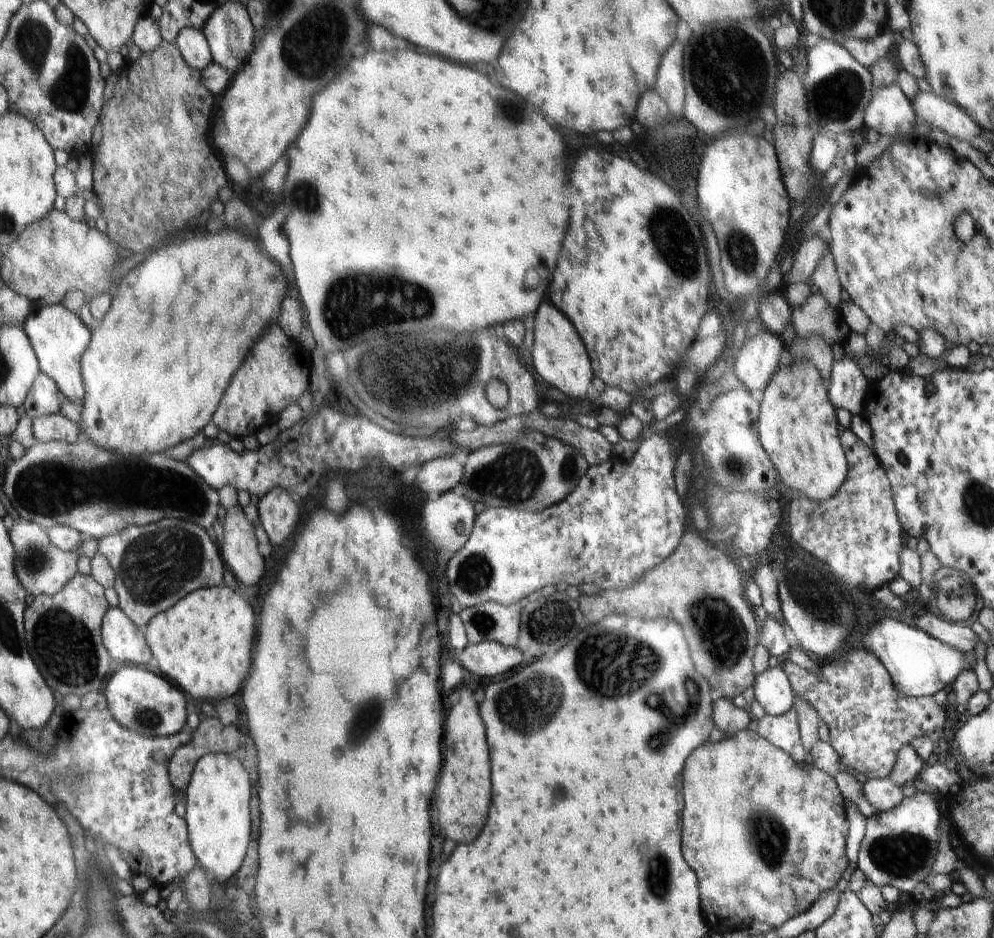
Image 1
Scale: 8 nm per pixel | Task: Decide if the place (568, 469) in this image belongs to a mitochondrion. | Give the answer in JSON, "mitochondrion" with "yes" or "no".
{"mitochondrion":"yes"}

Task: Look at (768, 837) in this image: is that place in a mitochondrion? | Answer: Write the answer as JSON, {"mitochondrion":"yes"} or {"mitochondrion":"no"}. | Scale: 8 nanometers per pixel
{"mitochondrion":"yes"}

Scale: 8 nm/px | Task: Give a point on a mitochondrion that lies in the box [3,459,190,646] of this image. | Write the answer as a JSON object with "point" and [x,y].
{"point":[36,560]}

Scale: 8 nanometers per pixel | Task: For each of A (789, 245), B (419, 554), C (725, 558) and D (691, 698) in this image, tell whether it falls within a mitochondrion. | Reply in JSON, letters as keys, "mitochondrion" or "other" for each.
{"A":"other","B":"other","C":"other","D":"mitochondrion"}

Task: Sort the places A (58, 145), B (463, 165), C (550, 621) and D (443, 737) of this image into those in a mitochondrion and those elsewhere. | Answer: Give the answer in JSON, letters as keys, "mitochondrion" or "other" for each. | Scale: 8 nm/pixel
{"A":"other","B":"other","C":"mitochondrion","D":"other"}

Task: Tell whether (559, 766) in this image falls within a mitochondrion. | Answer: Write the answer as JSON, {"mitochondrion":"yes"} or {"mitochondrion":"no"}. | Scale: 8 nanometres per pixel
{"mitochondrion":"no"}

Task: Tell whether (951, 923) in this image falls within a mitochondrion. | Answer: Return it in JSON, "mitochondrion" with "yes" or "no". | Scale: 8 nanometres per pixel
{"mitochondrion":"no"}

